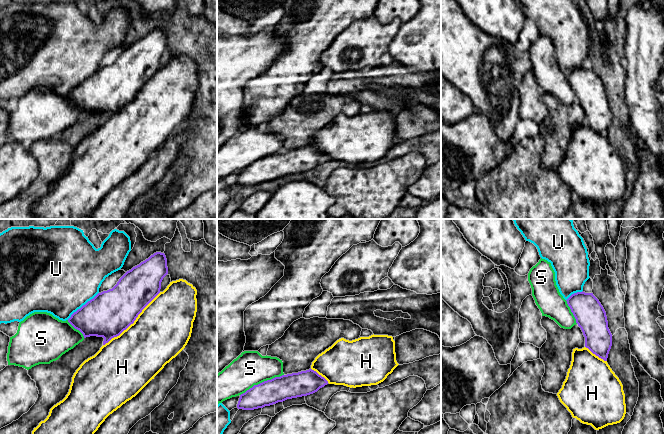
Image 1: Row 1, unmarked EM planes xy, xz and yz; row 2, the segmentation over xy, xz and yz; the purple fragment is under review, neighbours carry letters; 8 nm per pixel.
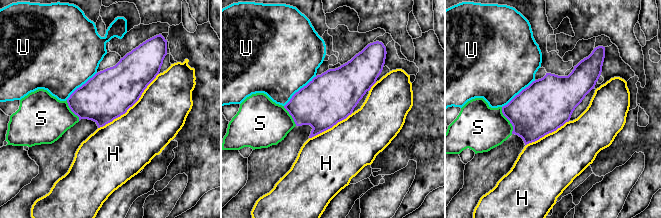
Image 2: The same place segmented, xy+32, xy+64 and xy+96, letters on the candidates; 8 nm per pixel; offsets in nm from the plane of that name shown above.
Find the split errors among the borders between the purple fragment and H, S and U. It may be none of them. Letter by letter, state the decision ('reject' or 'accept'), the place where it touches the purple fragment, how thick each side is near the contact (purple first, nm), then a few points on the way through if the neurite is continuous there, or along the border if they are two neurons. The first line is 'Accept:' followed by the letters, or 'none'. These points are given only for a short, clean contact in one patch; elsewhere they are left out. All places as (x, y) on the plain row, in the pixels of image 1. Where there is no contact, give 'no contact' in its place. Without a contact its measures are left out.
Accept: H
H: accept; meets purple in xy at (133, 98); 360 nm thick on the purple side, 460 nm on the other
S: reject; meets purple in xz at (262, 158); 200 nm thick on the purple side, 280 nm on the other
U: reject; meets purple in xy at (83, 81); 360 nm thick on the purple side, 500 nm on the other

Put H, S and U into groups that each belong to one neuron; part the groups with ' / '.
H / S U

